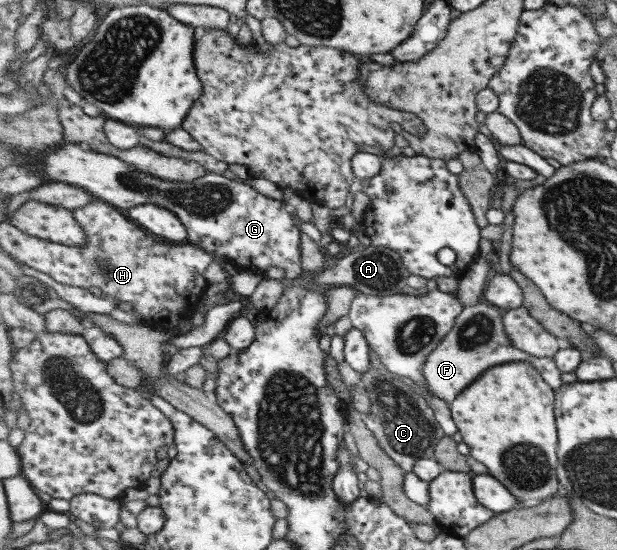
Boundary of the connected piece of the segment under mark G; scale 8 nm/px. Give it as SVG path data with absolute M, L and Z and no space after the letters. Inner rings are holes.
M63 142L56 148L56 150L52 150L44 156L42 171L43 174L45 174L45 177L48 177L49 182L66 182L82 187L84 190L92 193L95 198L103 199L115 207L131 209L142 204L158 204L158 206L164 206L164 208L172 210L172 212L174 212L174 214L176 214L176 216L178 216L178 218L180 218L180 220L182 220L182 222L185 224L189 231L188 242L198 244L200 248L206 248L209 253L213 252L215 255L222 257L224 260L234 263L235 266L243 268L243 270L261 274L264 279L273 275L278 275L277 272L279 272L279 270L284 270L284 278L286 281L289 278L296 278L296 276L300 276L300 272L302 272L302 234L300 234L300 230L294 222L292 214L290 214L290 207L288 207L288 204L286 204L283 200L273 200L272 198L268 198L268 196L264 196L264 194L260 194L258 190L254 190L254 188L252 188L252 186L246 181L244 182L236 179L230 180L230 178L226 178L226 176L222 176L220 173L209 173L202 179L197 179L192 182L163 180L158 176L147 174L146 172L143 172L143 170L141 172L140 169L136 169L134 165L130 165L128 161L124 161L120 159L120 157L112 155L112 153L101 153L94 150L87 150L86 148L80 146L80 144L70 142Z

